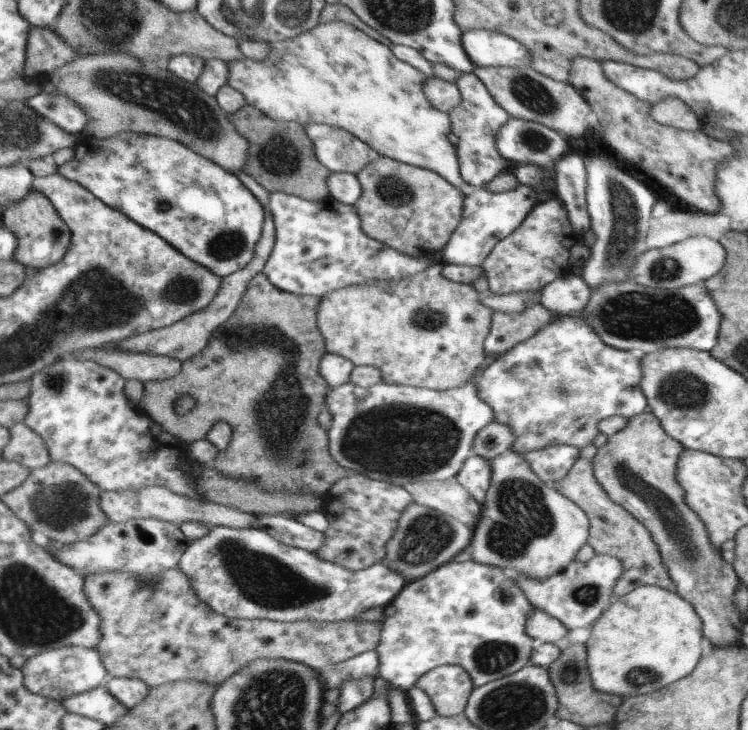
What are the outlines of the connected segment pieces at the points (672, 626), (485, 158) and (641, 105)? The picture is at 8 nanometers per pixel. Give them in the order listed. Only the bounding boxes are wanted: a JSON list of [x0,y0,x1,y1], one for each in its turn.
[[585,584,707,699],[448,72,510,190],[567,56,730,213]]

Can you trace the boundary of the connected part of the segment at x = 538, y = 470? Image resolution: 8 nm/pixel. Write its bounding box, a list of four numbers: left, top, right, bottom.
[523,445,579,483]

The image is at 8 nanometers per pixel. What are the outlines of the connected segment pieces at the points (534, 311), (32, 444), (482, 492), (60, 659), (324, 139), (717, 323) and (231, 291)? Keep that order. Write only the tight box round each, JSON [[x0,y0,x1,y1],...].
[[485,302,560,361],[4,421,53,469],[457,455,492,504],[23,645,111,703],[304,123,375,176],[583,281,721,353],[116,222,275,362]]

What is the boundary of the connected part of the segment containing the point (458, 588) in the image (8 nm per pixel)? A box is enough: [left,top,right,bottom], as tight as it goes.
[375,559,538,692]

